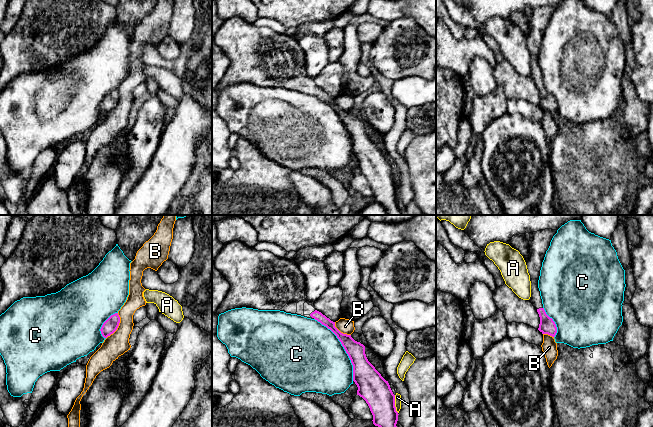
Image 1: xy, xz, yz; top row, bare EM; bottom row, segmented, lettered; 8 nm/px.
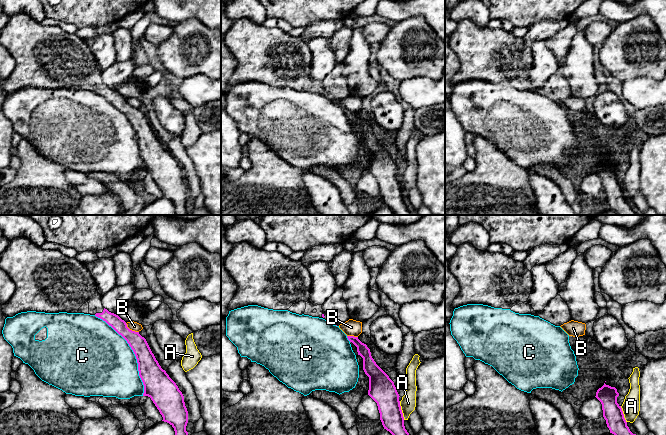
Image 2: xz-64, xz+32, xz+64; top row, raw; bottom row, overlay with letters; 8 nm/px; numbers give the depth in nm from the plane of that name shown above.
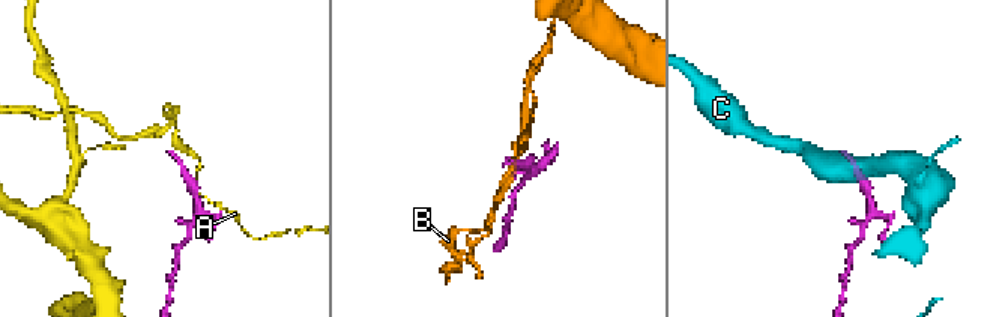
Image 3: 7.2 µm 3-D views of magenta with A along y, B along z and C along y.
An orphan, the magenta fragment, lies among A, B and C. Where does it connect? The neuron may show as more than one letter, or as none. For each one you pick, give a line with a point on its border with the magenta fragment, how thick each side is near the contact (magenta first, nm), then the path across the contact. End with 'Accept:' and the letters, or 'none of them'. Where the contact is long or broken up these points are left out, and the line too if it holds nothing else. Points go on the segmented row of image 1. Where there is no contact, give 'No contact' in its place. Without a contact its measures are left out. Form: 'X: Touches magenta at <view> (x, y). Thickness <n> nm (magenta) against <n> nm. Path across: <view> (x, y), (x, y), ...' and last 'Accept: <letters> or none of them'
Accept: none of them

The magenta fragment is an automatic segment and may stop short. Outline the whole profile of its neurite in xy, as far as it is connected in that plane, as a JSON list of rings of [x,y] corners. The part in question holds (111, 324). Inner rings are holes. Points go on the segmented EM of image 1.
[[[115,313],[113,315],[111,315],[102,325],[100,331],[101,334],[104,338],[107,338],[108,336],[110,336],[111,334],[113,334],[120,323],[120,317],[118,315],[118,313]]]

